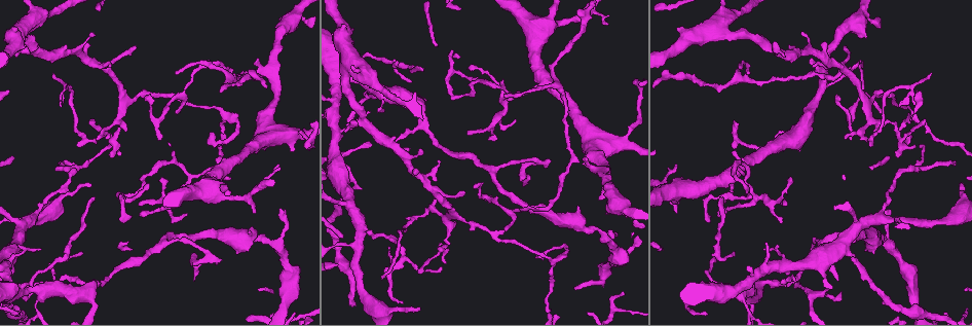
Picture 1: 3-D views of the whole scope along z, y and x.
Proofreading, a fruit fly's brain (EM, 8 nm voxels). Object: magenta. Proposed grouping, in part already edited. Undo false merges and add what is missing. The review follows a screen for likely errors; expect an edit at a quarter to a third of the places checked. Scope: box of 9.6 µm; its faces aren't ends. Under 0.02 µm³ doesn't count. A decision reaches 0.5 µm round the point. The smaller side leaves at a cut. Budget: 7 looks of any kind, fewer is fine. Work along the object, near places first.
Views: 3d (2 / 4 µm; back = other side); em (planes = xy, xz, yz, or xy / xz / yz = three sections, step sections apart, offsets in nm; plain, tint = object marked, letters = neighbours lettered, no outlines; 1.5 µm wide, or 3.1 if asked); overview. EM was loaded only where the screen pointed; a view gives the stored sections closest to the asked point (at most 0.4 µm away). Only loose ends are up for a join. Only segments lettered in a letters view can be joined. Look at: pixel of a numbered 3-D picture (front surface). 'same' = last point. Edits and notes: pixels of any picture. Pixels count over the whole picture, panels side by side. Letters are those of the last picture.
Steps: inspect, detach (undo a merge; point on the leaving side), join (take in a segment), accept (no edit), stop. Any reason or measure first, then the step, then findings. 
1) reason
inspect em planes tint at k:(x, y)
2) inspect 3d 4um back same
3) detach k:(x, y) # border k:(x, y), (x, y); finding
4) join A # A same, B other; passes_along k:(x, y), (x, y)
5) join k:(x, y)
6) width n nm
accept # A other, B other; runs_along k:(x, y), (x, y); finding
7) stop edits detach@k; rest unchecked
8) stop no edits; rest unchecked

thin end
inspect 3d 4um at 1:(151, 97)

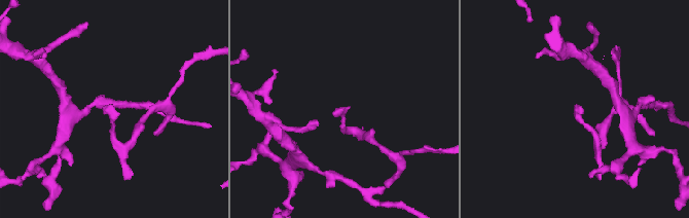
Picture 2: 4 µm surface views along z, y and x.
inspect em planes letters at 2:(577, 104)

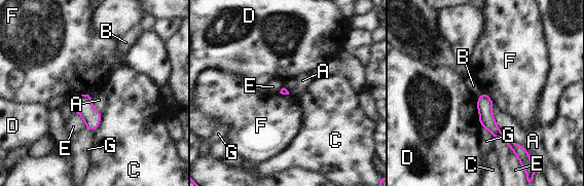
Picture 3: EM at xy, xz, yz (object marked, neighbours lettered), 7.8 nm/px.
accept # A other, B other, C other, D other, E other, F other, G other; none of them fits

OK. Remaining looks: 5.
tapers out
inspect em planes letters at 1:(466, 132)

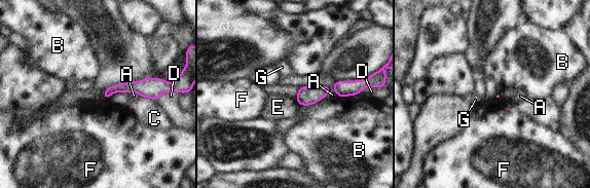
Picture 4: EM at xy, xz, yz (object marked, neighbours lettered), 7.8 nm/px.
accept # A other, B other, C other, D other, E other, F other, G other; no lettered segment goes on from it

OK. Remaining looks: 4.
tapers out
inspect em planes letters at 1:(720, 197)

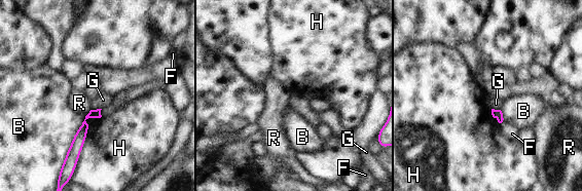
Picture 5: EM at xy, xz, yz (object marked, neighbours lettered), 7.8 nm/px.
longest_contact H 550 nm
accept # B other, F other, G other, H other, R other; border 5:(101, 116), (85, 120), (71, 178); none of them fits

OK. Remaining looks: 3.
stop no edits; rest unchecked

